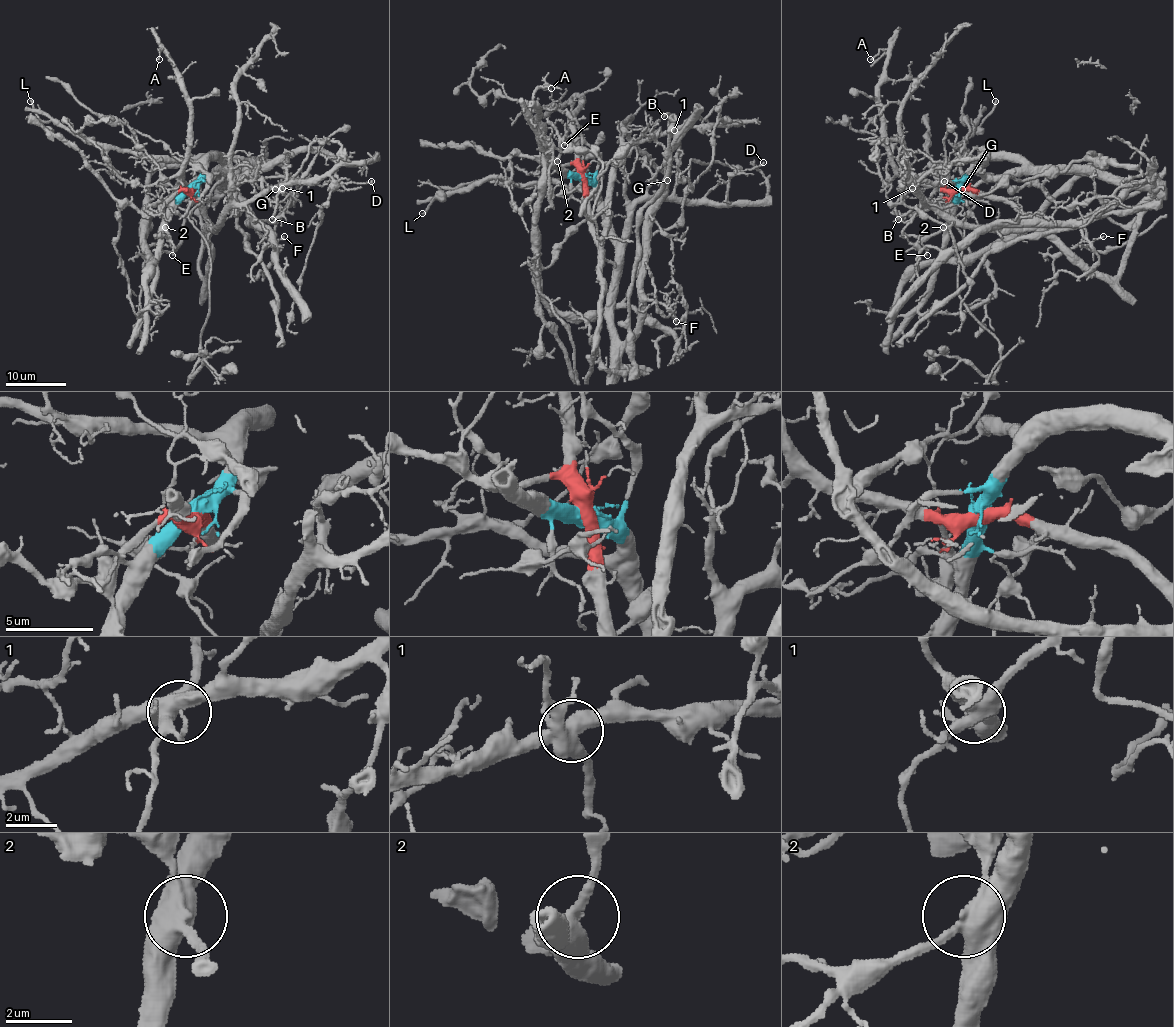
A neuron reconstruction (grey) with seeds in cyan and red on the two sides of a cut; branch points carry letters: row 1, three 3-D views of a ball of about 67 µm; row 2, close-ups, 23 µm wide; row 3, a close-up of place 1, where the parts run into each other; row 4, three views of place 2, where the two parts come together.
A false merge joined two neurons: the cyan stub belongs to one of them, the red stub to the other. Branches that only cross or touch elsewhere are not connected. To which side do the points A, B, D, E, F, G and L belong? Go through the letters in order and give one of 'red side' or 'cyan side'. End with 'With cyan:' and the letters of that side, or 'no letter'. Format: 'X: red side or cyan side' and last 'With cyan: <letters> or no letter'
A: red side
B: cyan side
D: cyan side
E: cyan side
F: cyan side
G: cyan side
L: cyan side
With cyan: B, D, E, F, G, L

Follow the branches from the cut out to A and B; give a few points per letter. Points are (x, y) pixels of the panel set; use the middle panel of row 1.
A: (583, 177), (575, 133), (580, 97), (556, 106), (551, 98), (551, 88)
B: (583, 177), (595, 189), (607, 228), (619, 240), (635, 204), (673, 192), (677, 135), (668, 115), (664, 116)

